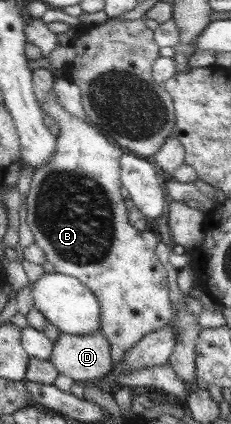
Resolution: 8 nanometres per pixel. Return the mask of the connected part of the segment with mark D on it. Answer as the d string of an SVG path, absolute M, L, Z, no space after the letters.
M102 332L85 336L61 333L48 361L77 383L93 383L113 372L111 350Z

